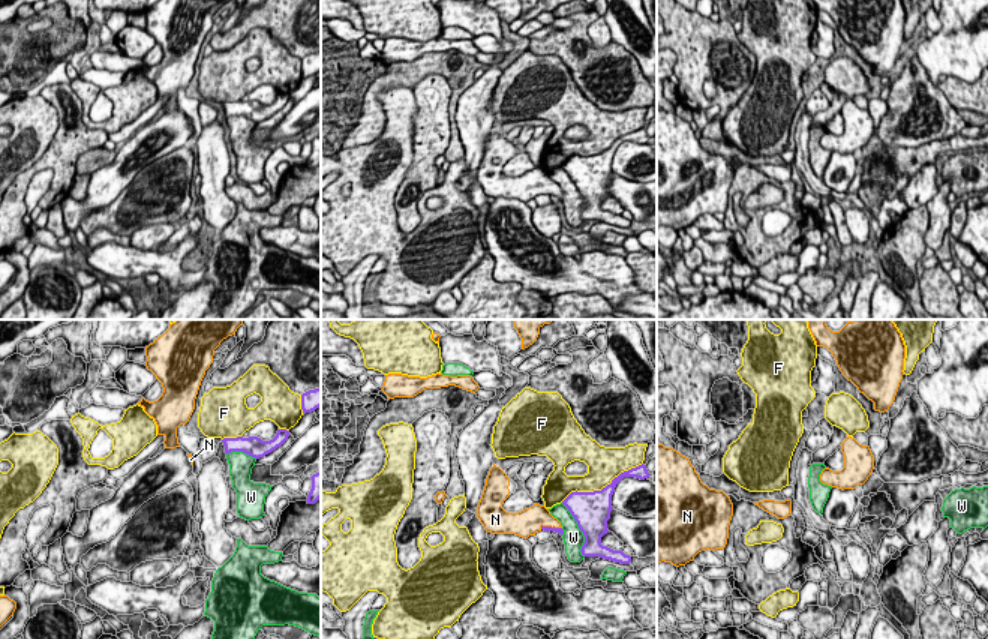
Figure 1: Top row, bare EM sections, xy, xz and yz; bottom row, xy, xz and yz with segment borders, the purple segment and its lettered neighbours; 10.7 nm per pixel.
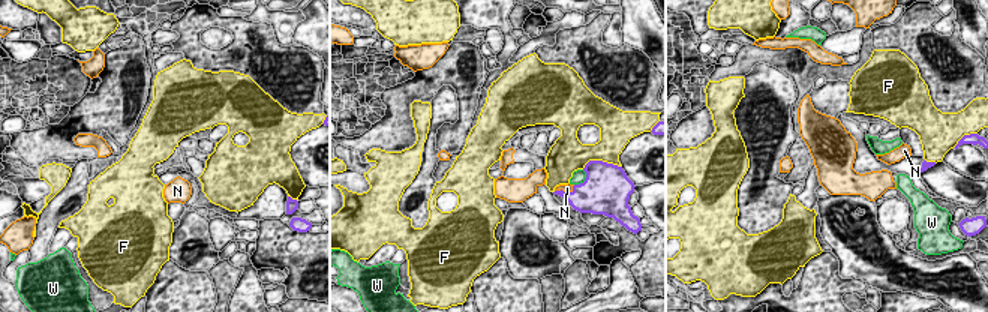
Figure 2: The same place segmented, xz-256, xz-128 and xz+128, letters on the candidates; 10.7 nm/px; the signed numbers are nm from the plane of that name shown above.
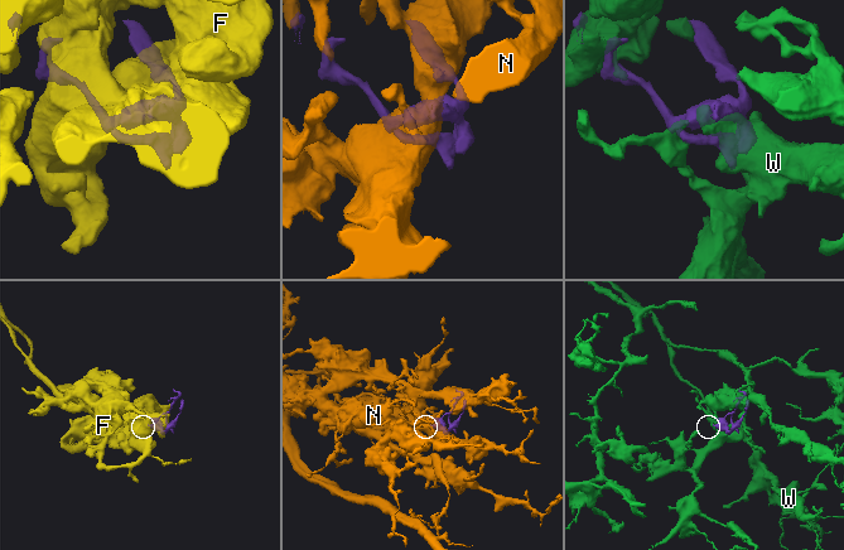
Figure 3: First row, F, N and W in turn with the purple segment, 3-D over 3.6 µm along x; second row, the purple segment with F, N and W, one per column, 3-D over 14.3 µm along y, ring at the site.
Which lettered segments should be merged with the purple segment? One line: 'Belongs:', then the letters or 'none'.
Belongs: N

